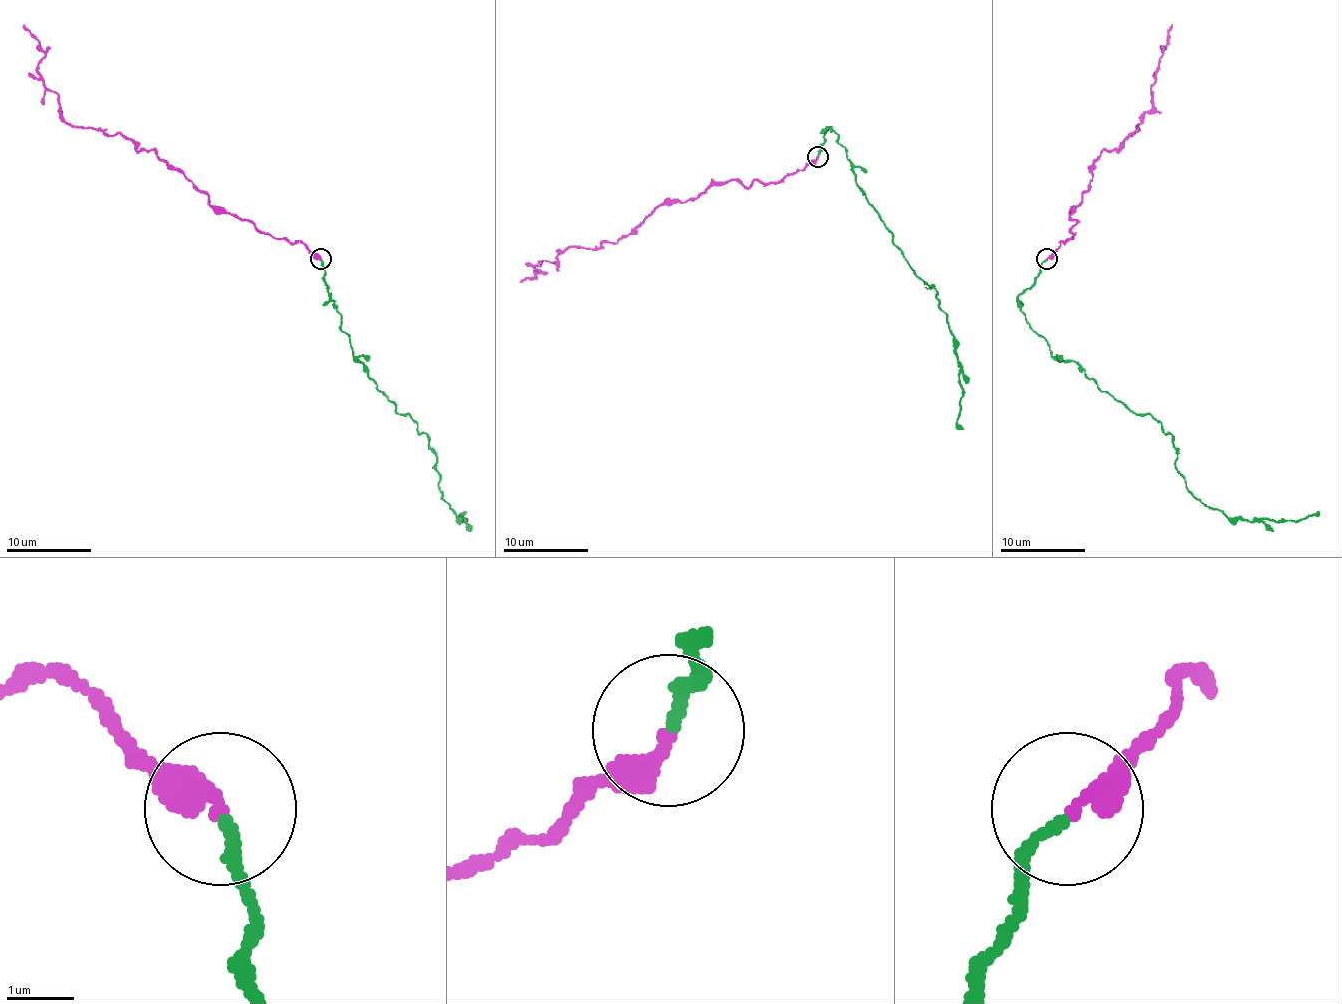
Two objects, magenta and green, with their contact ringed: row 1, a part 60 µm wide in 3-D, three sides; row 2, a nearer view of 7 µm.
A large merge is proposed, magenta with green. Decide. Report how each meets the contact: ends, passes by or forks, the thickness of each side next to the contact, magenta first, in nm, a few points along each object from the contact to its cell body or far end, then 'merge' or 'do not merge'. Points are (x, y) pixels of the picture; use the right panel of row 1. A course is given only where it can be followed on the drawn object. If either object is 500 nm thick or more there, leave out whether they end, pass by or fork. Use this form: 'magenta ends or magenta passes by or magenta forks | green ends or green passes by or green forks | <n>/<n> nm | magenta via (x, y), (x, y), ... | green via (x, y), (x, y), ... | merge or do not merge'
magenta ends | green ends | 320/170 nm | magenta via (1046, 259), (1071, 238), (1078, 223), (1069, 216), (1093, 178), (1093, 161), (1139, 129), (1171, 25) | green via (1046, 259), (1018, 297), (1029, 327), (1171, 435), (1193, 495), (1231, 518), (1318, 512) | merge

